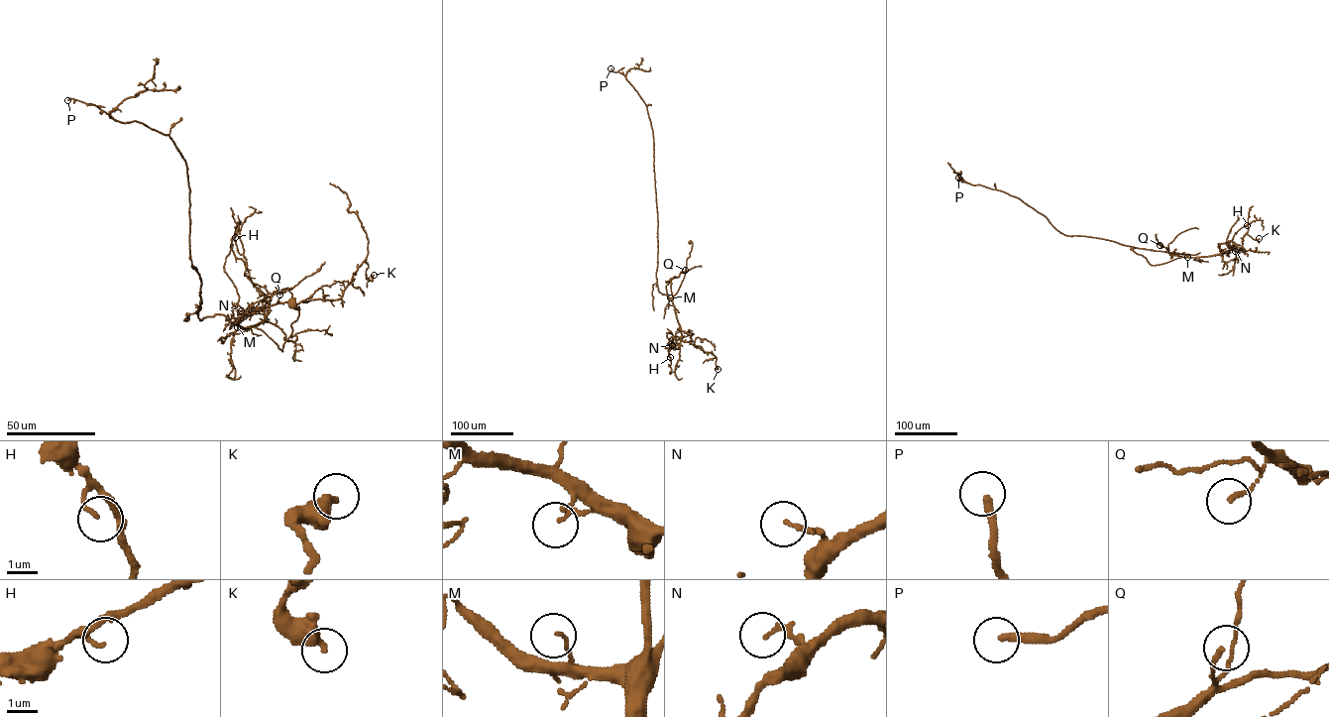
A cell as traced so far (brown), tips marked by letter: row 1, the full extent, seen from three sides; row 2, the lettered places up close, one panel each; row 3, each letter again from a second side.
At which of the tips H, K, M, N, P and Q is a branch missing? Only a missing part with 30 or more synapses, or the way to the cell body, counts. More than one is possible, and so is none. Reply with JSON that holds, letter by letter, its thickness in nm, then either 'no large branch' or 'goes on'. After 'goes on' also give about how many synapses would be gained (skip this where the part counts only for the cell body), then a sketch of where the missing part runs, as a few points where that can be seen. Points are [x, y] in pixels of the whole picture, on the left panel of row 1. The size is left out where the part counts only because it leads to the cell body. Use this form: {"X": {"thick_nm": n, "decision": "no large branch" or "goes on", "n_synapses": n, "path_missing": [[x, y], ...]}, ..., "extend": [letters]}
{"H": {"thick_nm": 110, "decision": "no large branch"}, "K": {"thick_nm": 400, "decision": "no large branch"}, "M": {"thick_nm": 90, "decision": "no large branch"}, "N": {"thick_nm": 140, "decision": "no large branch"}, "P": {"thick_nm": 240, "decision": "goes on", "n_synapses": 60, "path_missing": [[67, 100], [102, 101], [109, 97]]}, "Q": {"thick_nm": 150, "decision": "no large branch"}, "extend": ["P"]}

